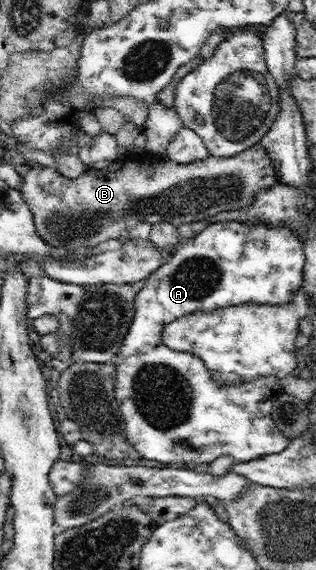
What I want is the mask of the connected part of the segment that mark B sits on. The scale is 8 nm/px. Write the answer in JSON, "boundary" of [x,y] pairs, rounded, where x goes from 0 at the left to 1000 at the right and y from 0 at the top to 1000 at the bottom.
{"boundary":[[[816,249],[734,275],[652,274],[608,286],[563,286],[538,279],[500,279],[481,286],[440,286],[427,275],[377,277],[332,296],[272,296],[244,314],[218,314],[165,293],[89,295],[63,328],[70,349],[89,358],[127,418],[168,437],[203,437],[241,444],[244,437],[304,433],[323,423],[405,419],[421,412],[430,391],[544,391],[570,398],[579,391],[620,391],[665,384],[696,370],[759,367],[797,360],[804,346],[829,332],[867,330],[886,318],[842,260]]]}

